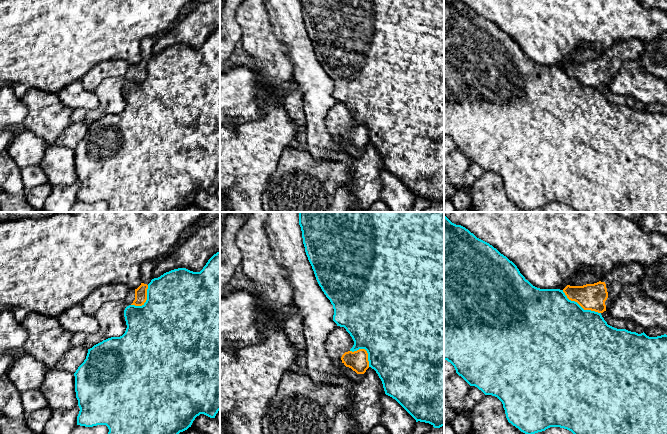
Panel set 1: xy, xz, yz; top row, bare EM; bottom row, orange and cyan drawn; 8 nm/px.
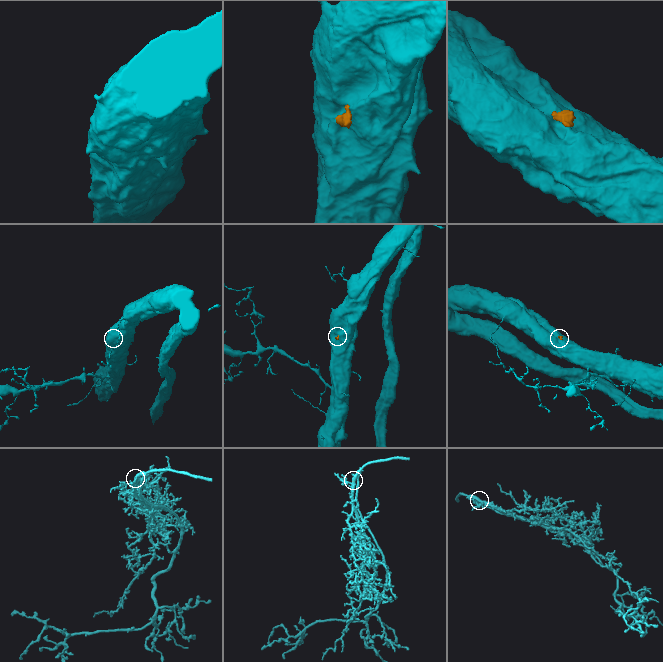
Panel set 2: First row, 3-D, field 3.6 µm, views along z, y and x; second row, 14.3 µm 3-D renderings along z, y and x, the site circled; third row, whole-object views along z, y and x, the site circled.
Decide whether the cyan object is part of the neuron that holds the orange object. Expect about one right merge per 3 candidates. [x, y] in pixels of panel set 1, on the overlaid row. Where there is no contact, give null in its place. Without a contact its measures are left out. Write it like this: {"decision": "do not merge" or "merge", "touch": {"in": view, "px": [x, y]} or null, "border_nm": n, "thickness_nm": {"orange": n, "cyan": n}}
{"decision": "do not merge", "touch": {"in": "yz", "px": [580, 305]}, "border_nm": 360, "thickness_nm": {"orange": 220, "cyan": 500}}

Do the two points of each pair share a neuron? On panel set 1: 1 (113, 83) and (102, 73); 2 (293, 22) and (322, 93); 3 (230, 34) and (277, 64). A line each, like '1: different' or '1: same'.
1: different
2: same
3: different

